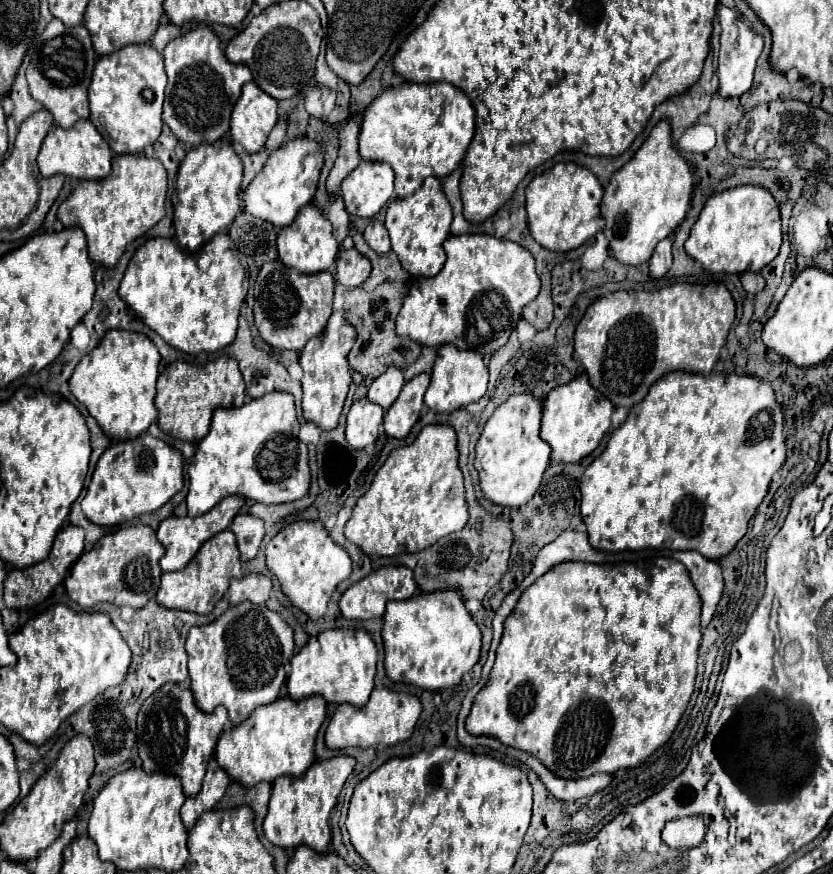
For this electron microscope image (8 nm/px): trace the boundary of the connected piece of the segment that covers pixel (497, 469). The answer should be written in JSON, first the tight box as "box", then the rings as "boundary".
{"box":[474,394,552,508],"boundary":[[[514,394],[484,424],[476,444],[474,466],[480,474],[482,492],[494,504],[518,508],[536,494],[552,454],[552,448],[540,438],[540,420],[542,402],[530,394]]]}

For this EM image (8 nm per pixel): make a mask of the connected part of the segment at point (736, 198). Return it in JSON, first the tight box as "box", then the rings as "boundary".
{"box":[686,186,782,272],"boundary":[[[738,186],[708,198],[686,240],[686,252],[708,272],[760,272],[778,256],[782,244],[780,210],[774,196],[762,186]]]}

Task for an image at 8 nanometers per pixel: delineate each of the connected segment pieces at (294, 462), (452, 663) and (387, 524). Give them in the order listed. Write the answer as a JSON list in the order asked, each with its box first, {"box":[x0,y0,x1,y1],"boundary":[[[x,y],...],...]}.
[{"box":[188,392,310,516],"boundary":[[[272,392],[240,408],[214,410],[210,432],[198,444],[188,466],[188,516],[202,516],[232,494],[260,504],[294,502],[306,496],[310,484],[308,448],[298,440],[298,428],[294,398],[288,392]]]},{"box":[384,590,480,690],"boundary":[[[456,590],[416,594],[404,602],[388,602],[384,612],[386,676],[424,690],[452,688],[480,658],[480,630]]]},{"box":[346,424,468,556],"boundary":[[[430,424],[422,428],[412,444],[396,448],[376,472],[370,490],[356,502],[352,518],[346,522],[346,538],[360,546],[366,554],[396,556],[402,552],[420,552],[436,544],[442,536],[462,530],[466,522],[468,508],[464,498],[464,476],[458,468],[456,432],[446,424]]]}]

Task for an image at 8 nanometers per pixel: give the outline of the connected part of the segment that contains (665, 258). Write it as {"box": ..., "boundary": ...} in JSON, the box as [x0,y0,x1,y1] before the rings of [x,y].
{"box":[648,238,672,278],"boundary":[[[664,238],[662,242],[656,244],[654,254],[648,262],[652,278],[660,278],[670,270],[670,266],[672,266],[672,252],[670,250],[672,250],[672,238]]]}

